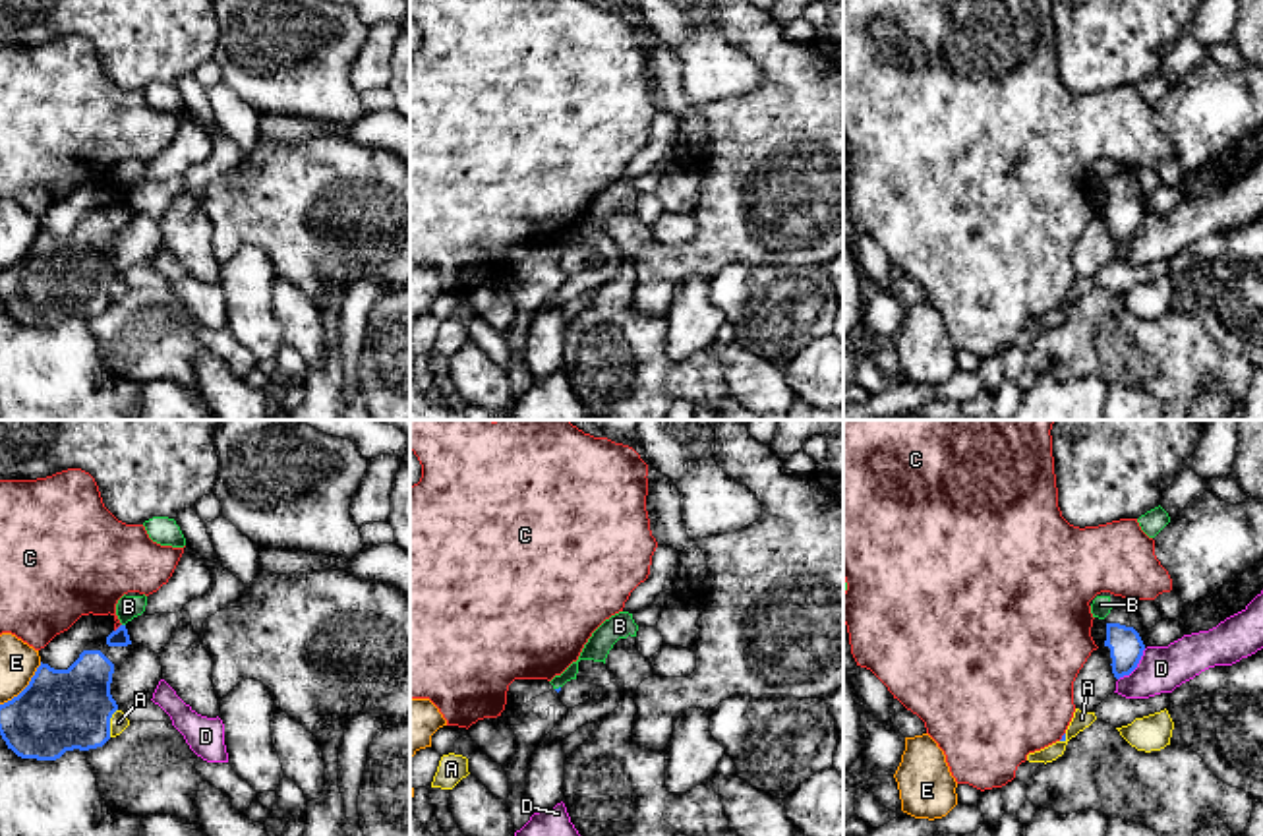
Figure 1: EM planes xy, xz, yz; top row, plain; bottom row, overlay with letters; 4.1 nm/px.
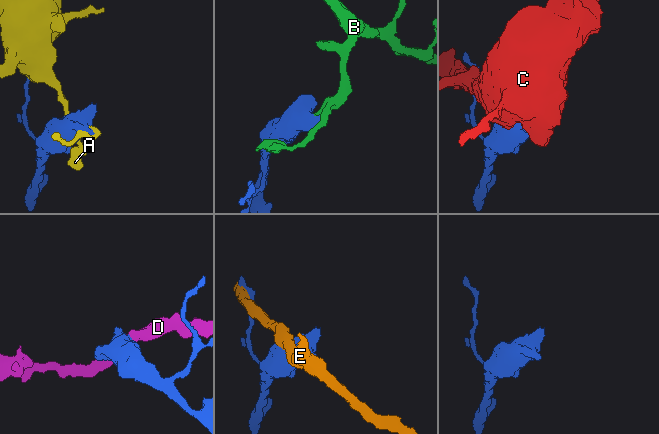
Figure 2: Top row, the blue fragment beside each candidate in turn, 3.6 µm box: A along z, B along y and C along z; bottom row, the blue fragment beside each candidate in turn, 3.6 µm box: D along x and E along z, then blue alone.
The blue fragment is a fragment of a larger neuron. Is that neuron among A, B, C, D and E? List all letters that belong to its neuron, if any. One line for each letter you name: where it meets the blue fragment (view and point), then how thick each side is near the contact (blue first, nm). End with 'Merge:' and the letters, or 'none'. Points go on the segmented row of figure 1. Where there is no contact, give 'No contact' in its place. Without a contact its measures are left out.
Merge: none

